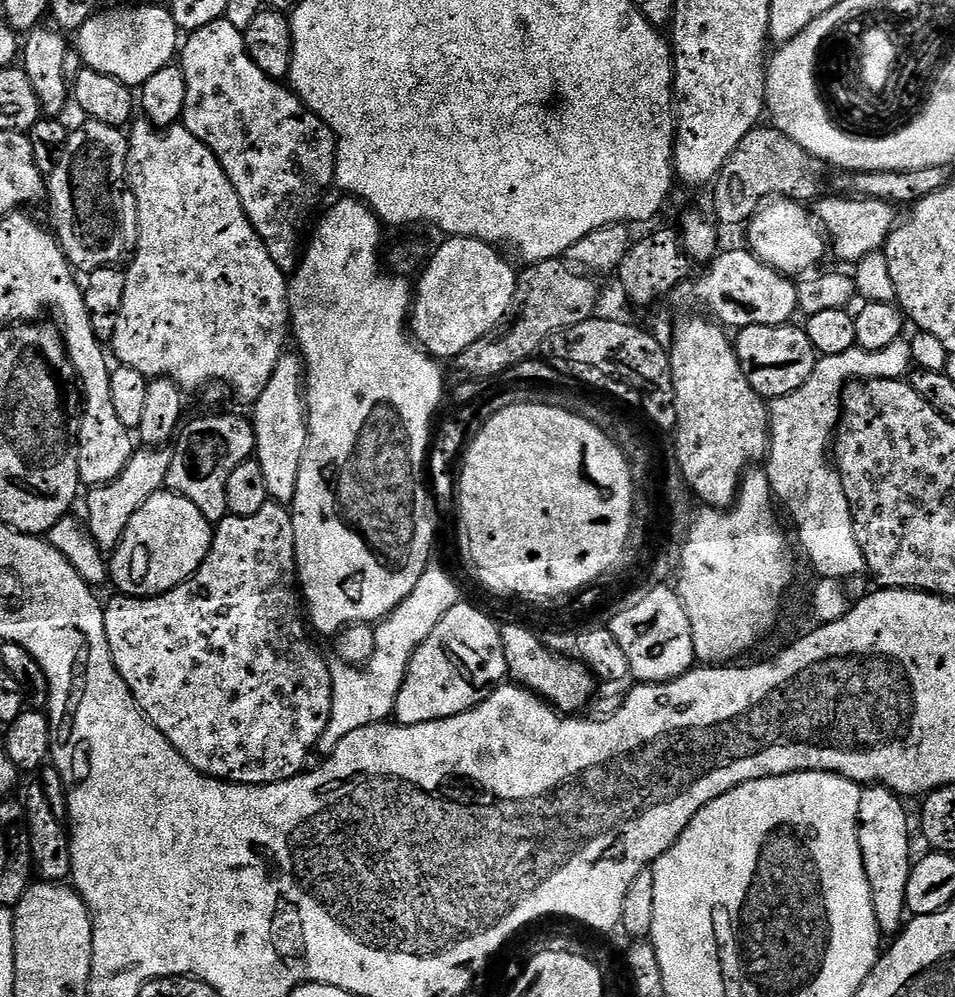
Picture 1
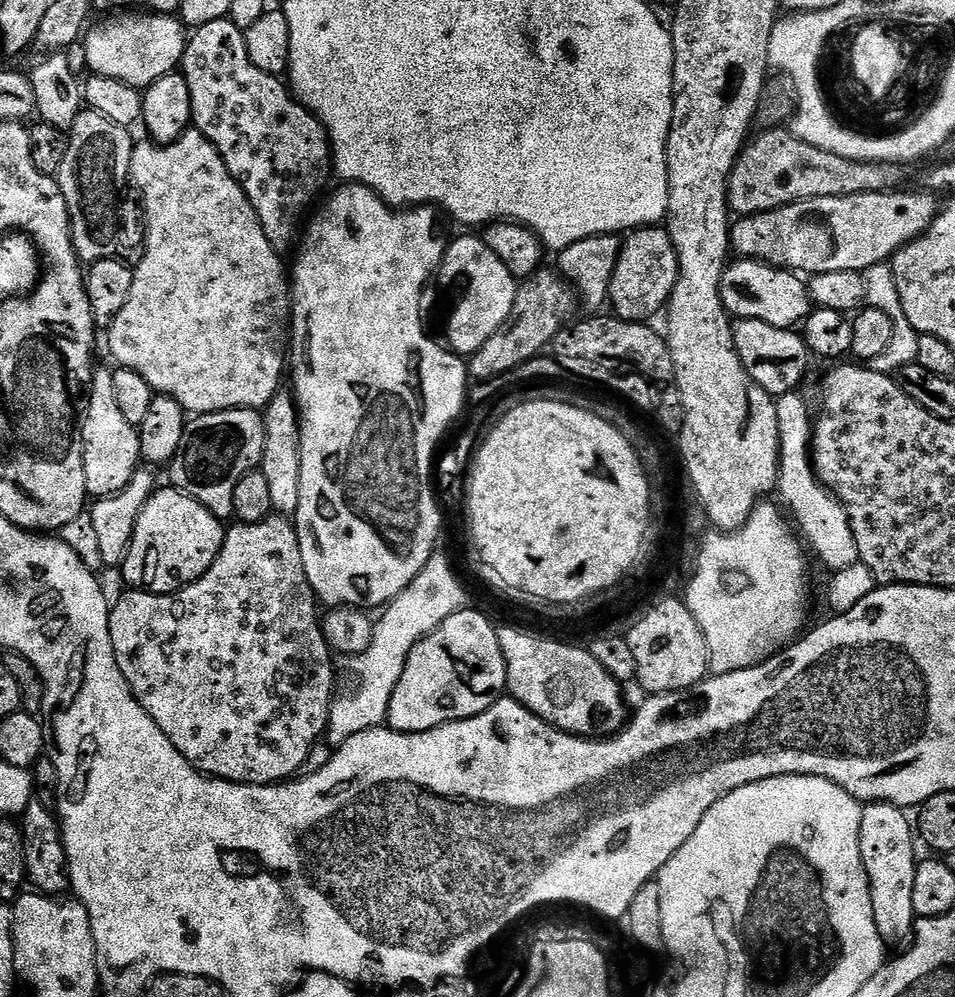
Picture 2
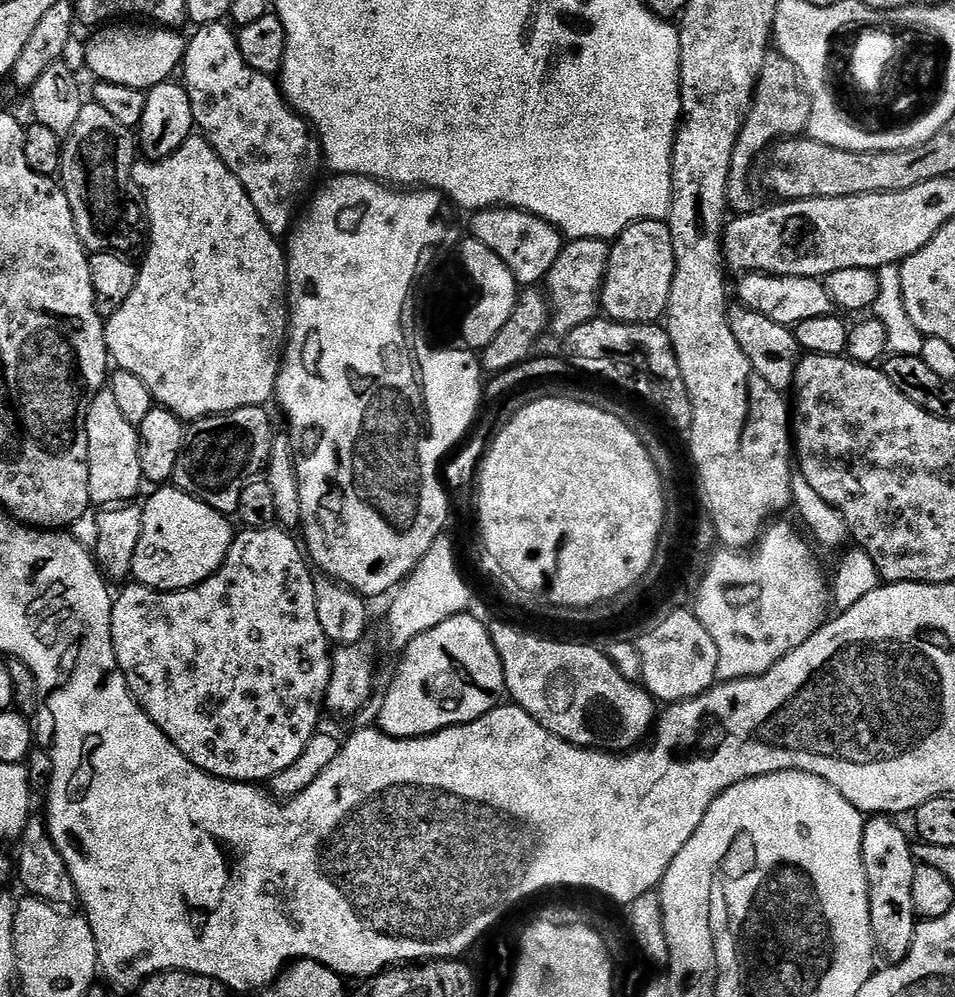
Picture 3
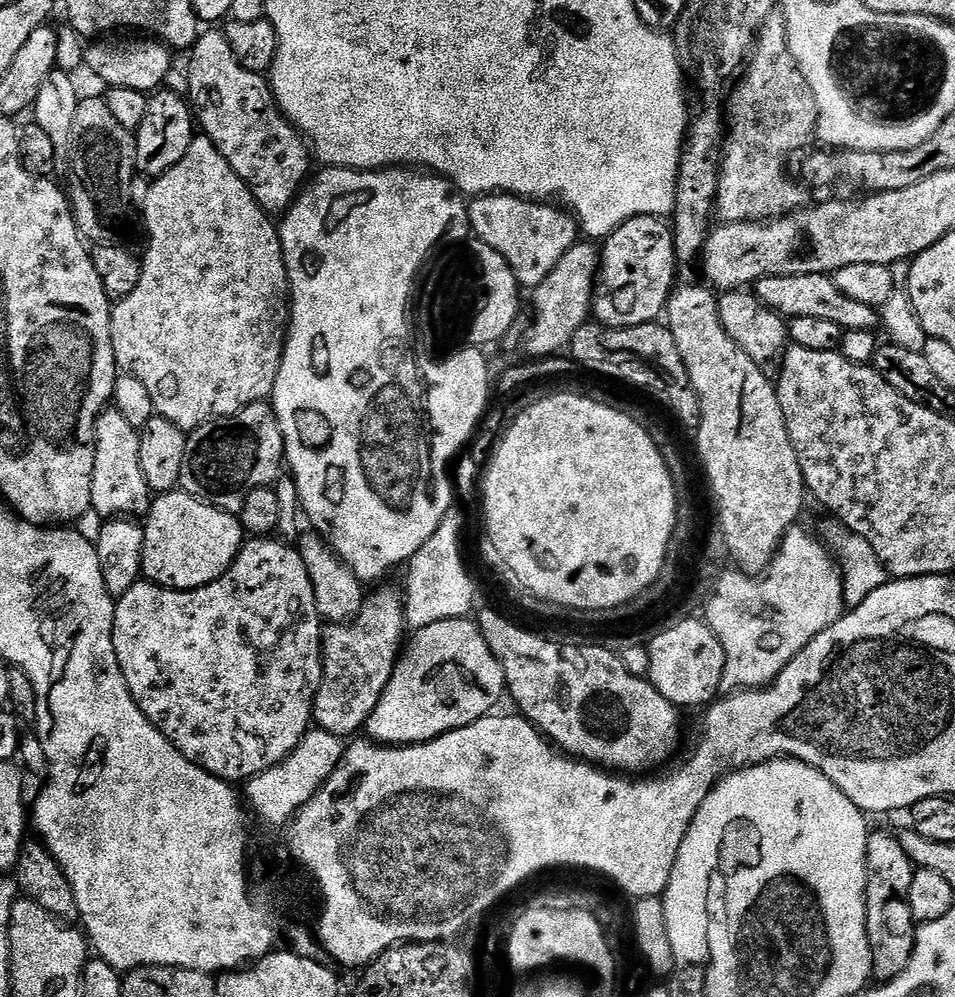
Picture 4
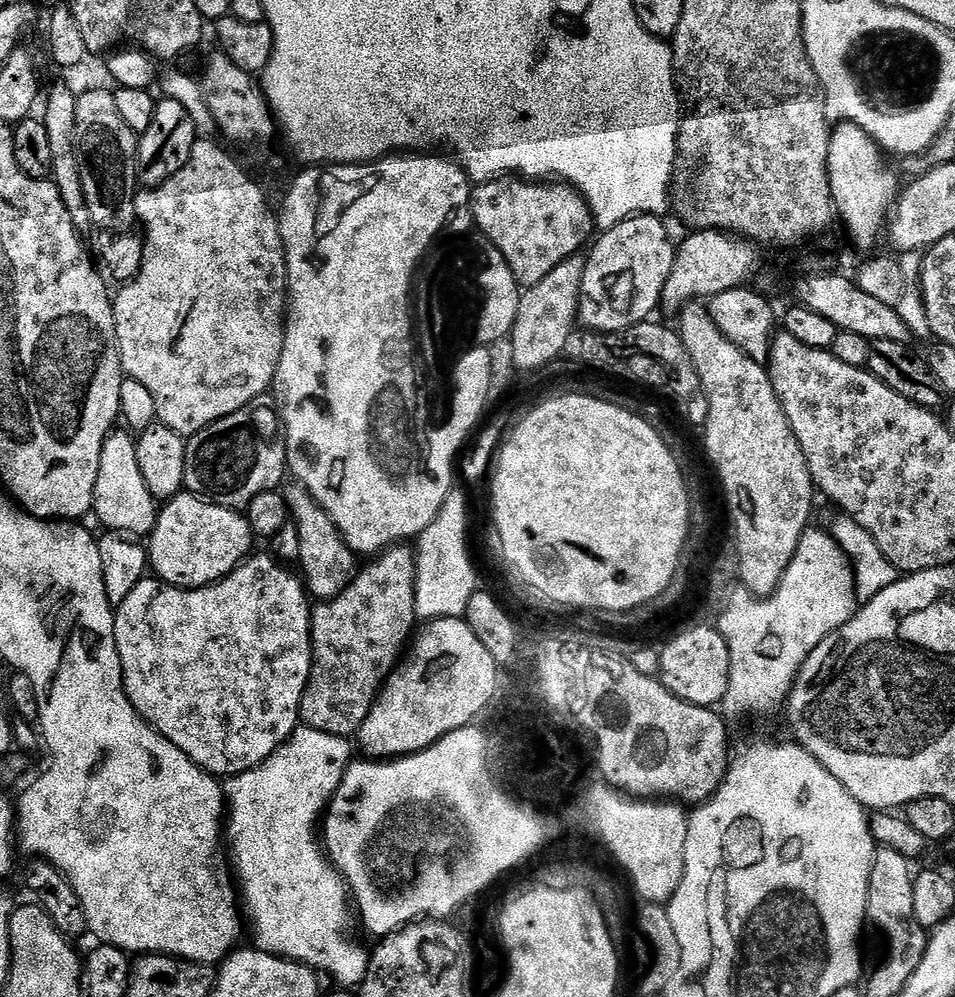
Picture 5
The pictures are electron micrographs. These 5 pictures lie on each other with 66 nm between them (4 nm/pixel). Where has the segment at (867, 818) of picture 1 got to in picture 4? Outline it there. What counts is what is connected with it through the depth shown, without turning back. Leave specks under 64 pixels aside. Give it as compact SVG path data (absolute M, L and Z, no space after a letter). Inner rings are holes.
M873 831L868 838L868 885L866 886L866 930L872 951L872 975L877 981L892 980L906 966L916 949L917 922L910 910L910 882L916 868L906 858L899 835Z

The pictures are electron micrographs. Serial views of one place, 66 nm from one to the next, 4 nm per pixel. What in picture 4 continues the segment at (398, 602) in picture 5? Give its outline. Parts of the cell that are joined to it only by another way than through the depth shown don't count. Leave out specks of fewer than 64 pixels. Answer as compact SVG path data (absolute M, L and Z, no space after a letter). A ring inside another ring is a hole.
M392 588L365 595L362 610L348 624L328 624L323 629L320 649L324 673L312 707L312 719L319 731L352 738L348 736L367 725L390 682L390 674L394 674L405 640L404 601Z

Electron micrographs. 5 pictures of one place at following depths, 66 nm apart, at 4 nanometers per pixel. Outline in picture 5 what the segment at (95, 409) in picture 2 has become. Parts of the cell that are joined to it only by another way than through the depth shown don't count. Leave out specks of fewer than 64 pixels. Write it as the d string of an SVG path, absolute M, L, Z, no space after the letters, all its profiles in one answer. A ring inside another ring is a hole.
M114 430L102 446L98 462L98 482L94 482L92 512L100 524L112 534L123 534L129 538L151 537L158 515L158 501L146 490L142 470L138 470L138 454L133 433Z

